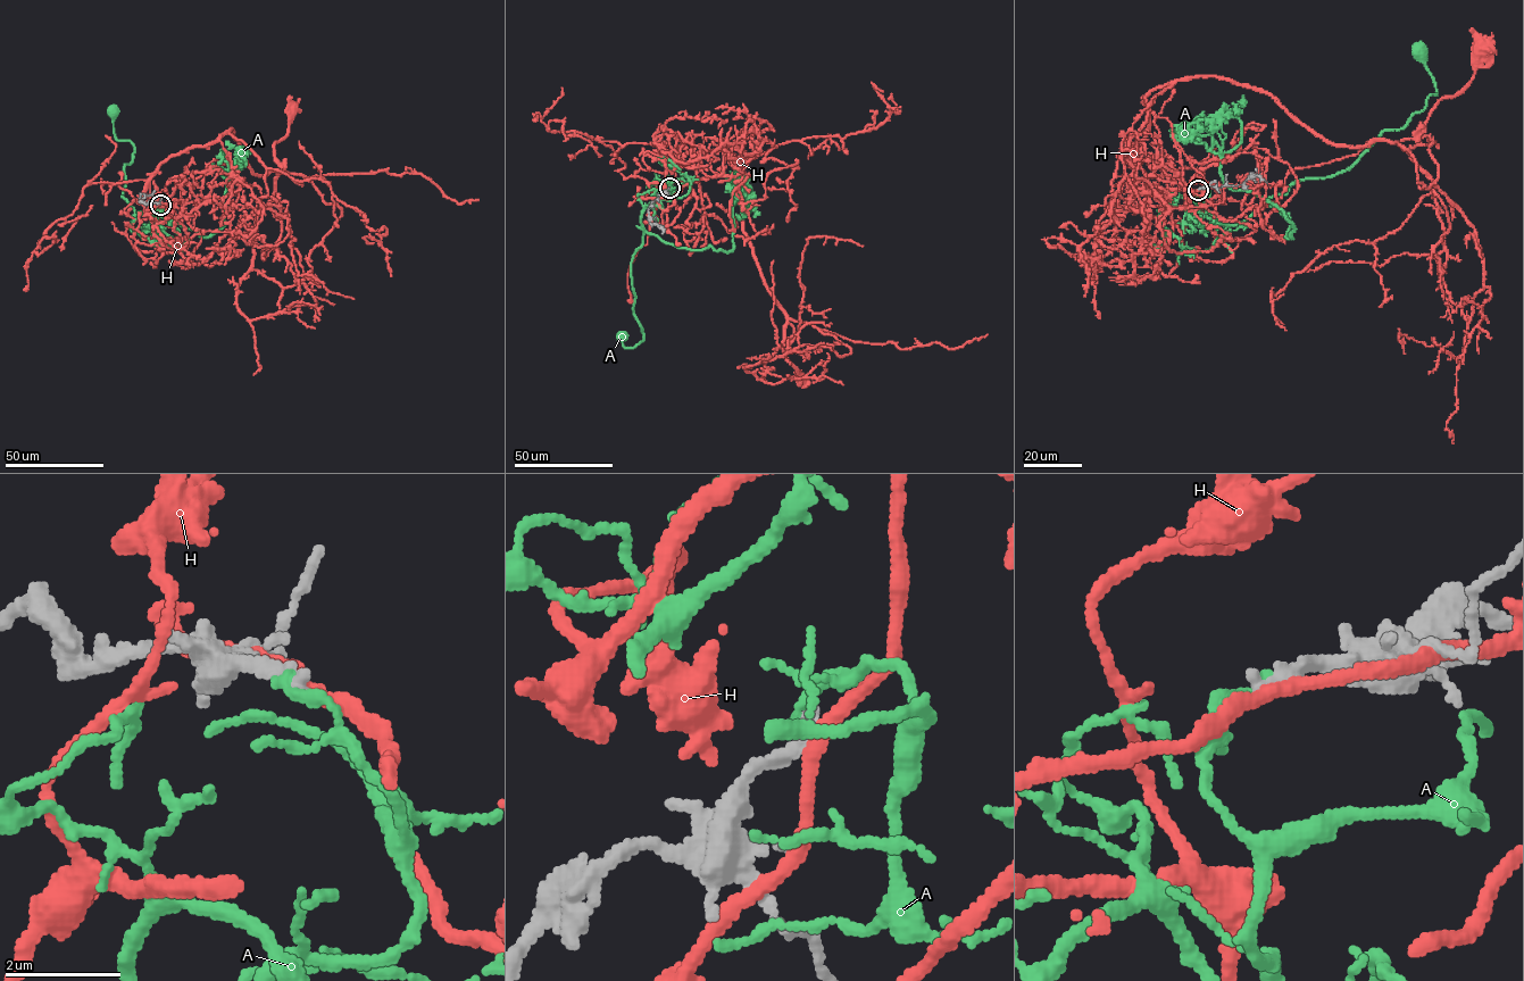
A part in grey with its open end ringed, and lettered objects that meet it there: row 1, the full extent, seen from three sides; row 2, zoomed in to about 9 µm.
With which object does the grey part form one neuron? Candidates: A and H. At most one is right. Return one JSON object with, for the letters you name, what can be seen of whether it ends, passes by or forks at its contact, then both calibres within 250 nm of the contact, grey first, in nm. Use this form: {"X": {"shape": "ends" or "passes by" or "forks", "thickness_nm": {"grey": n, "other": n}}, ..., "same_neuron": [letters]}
{"same_neuron": []}

